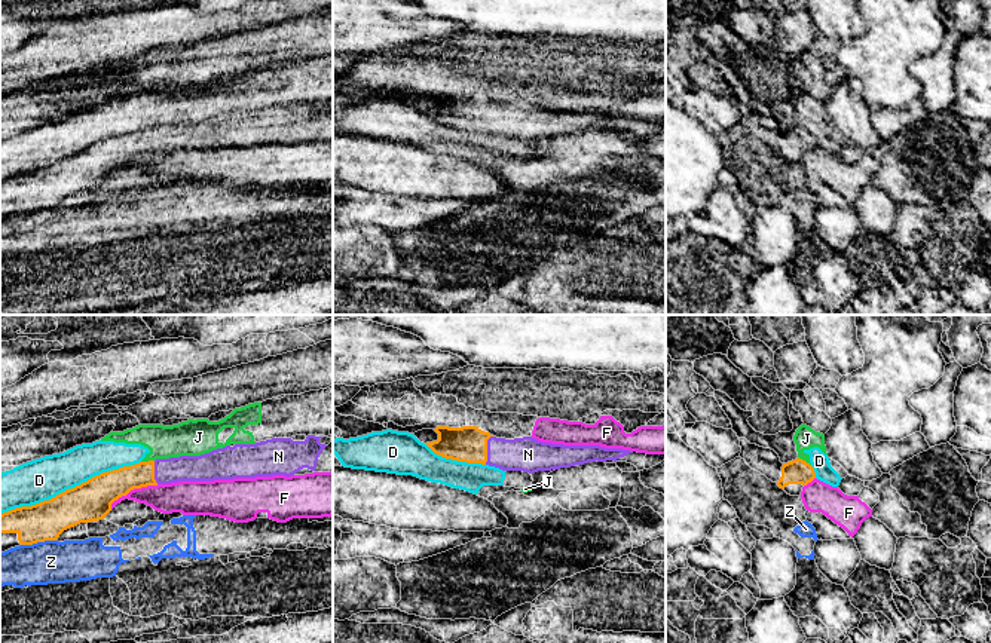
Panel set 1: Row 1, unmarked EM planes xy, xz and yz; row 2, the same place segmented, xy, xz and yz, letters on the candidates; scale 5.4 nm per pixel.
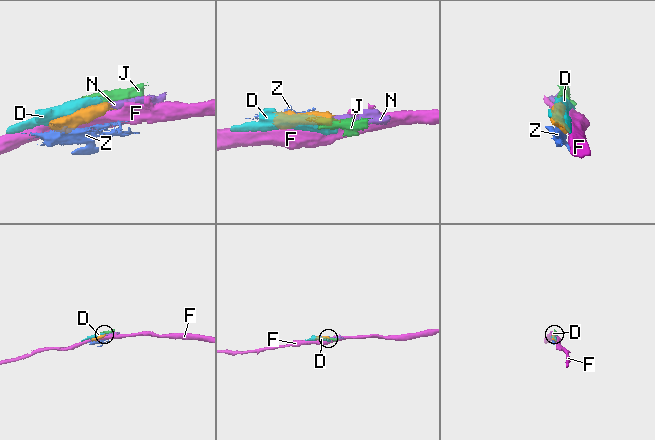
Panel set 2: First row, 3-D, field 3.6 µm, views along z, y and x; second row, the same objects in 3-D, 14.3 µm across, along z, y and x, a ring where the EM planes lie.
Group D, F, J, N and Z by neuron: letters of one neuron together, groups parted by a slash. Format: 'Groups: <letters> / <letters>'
Groups: D J / F / N / Z

